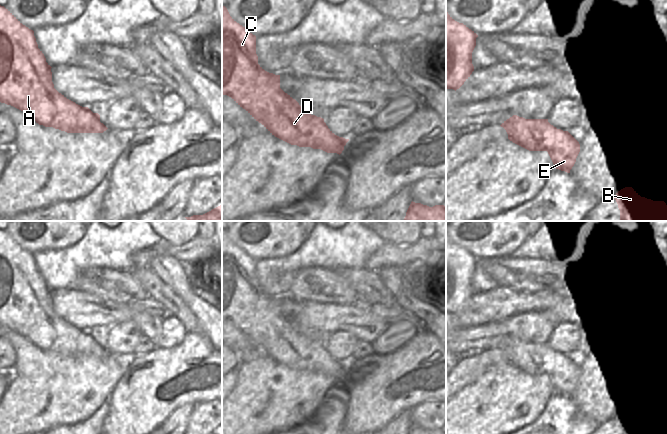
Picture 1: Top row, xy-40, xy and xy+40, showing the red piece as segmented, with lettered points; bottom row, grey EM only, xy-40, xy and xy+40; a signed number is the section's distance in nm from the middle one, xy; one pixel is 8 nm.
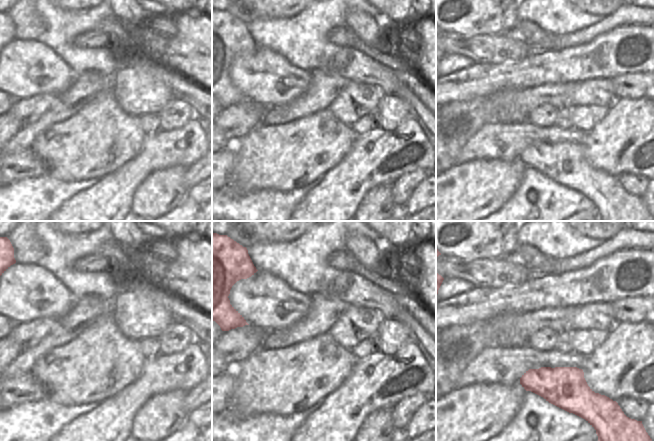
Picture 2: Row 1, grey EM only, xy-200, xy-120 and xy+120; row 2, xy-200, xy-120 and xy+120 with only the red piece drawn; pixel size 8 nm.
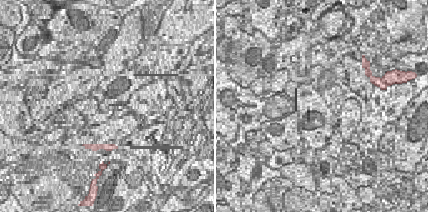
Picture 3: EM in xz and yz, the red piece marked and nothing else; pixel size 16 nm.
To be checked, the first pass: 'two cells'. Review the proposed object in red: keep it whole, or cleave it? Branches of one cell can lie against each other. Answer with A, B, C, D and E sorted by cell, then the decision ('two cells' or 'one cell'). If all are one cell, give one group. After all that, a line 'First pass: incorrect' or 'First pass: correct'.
A B C D E | one cell
First pass: incorrect

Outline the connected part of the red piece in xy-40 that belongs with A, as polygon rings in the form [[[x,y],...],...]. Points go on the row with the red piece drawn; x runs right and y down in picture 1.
[[[0,5],[0,102],[23,111],[39,125],[53,127],[67,133],[103,133],[108,128],[100,122],[100,115],[82,107],[59,93],[52,82],[51,66],[38,48],[34,31],[23,25],[8,9]]]

